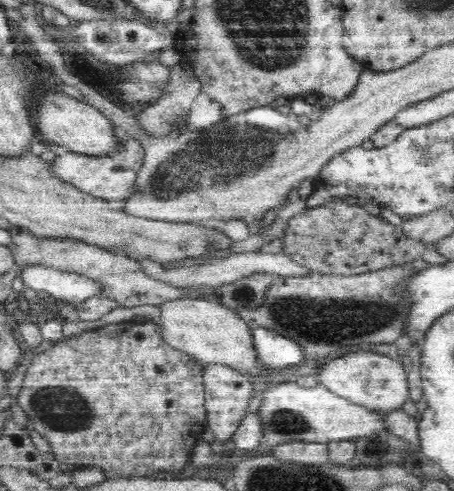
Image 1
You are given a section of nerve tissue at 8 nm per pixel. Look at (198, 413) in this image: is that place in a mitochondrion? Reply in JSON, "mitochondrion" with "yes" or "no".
{"mitochondrion":"no"}

